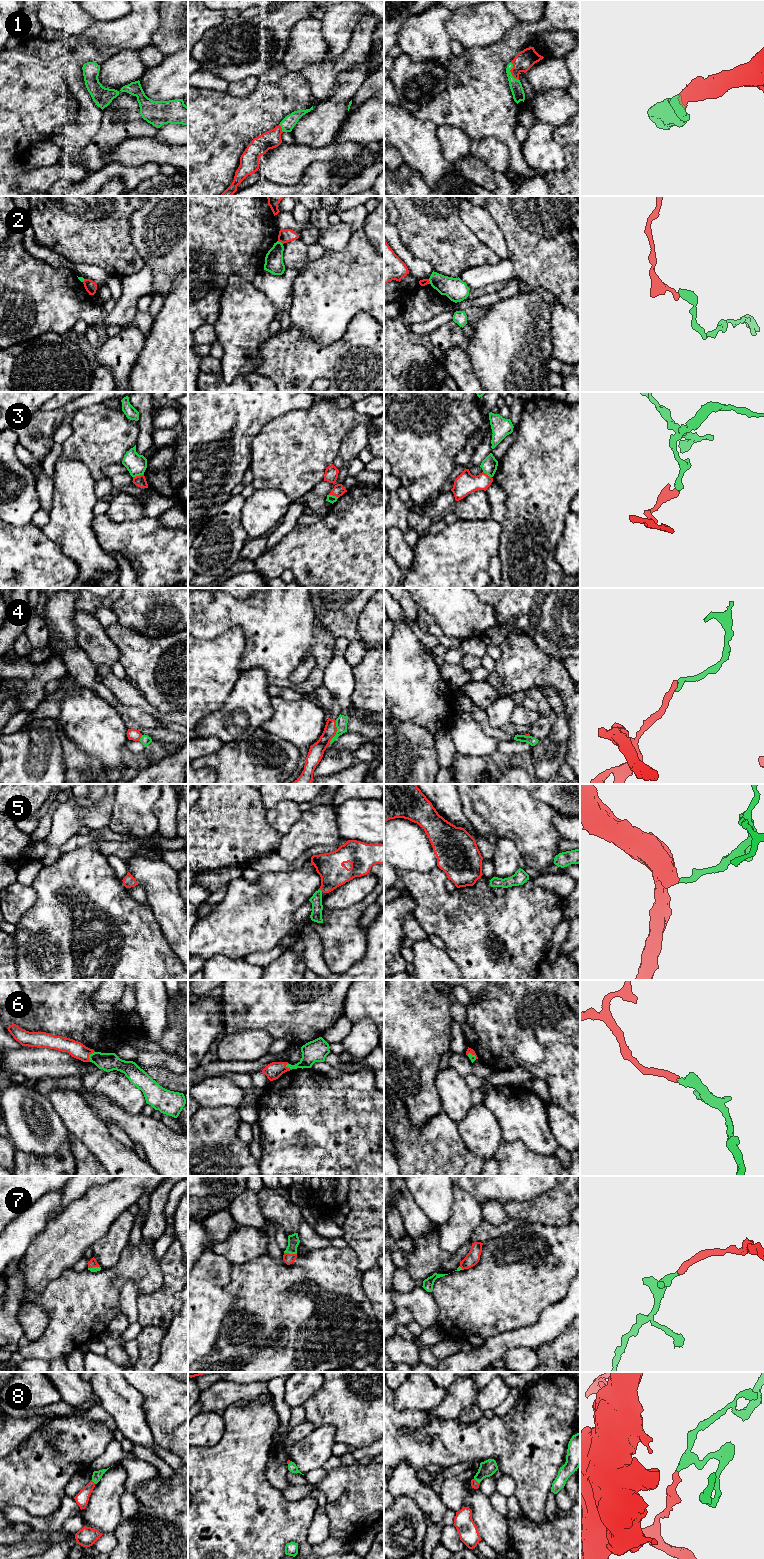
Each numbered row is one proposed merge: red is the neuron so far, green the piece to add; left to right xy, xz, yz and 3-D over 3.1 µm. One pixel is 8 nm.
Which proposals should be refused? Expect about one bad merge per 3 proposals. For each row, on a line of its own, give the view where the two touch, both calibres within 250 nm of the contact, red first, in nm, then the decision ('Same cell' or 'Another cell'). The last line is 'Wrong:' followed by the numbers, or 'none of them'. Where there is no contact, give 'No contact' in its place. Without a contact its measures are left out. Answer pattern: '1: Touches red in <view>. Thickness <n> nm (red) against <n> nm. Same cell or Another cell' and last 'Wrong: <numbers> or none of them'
1: Touches red in yz. Thickness 160 nm (red) against 100 nm. Same cell
2: Touches red in xz. Thickness 110 nm (red) against 150 nm. Another cell
3: Touches red in xy. Thickness 90 nm (red) against 170 nm. Another cell
4: Touches red in xz. Thickness 120 nm (red) against 100 nm. Another cell
5: Touches red in xz. Thickness 220 nm (red) against 100 nm. Same cell
6: Touches red in xy. Thickness 130 nm (red) against 150 nm. Same cell
7: Touches red in xz. Thickness 80 nm (red) against 100 nm. Same cell
8: Touches red in yz. Thickness 60 nm (red) against 130 nm. Same cell
Wrong: 2, 3, 4

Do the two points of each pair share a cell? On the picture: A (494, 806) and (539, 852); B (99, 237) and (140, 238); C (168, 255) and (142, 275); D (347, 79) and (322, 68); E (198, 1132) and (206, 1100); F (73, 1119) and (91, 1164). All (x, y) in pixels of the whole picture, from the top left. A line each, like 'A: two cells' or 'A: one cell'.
A: one cell
B: two cells
C: two cells
D: two cells
E: two cells
F: two cells

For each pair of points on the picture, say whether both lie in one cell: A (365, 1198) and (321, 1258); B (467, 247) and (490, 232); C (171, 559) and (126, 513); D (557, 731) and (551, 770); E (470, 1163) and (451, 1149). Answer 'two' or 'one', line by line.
A: two
B: two
C: two
D: one
E: one

